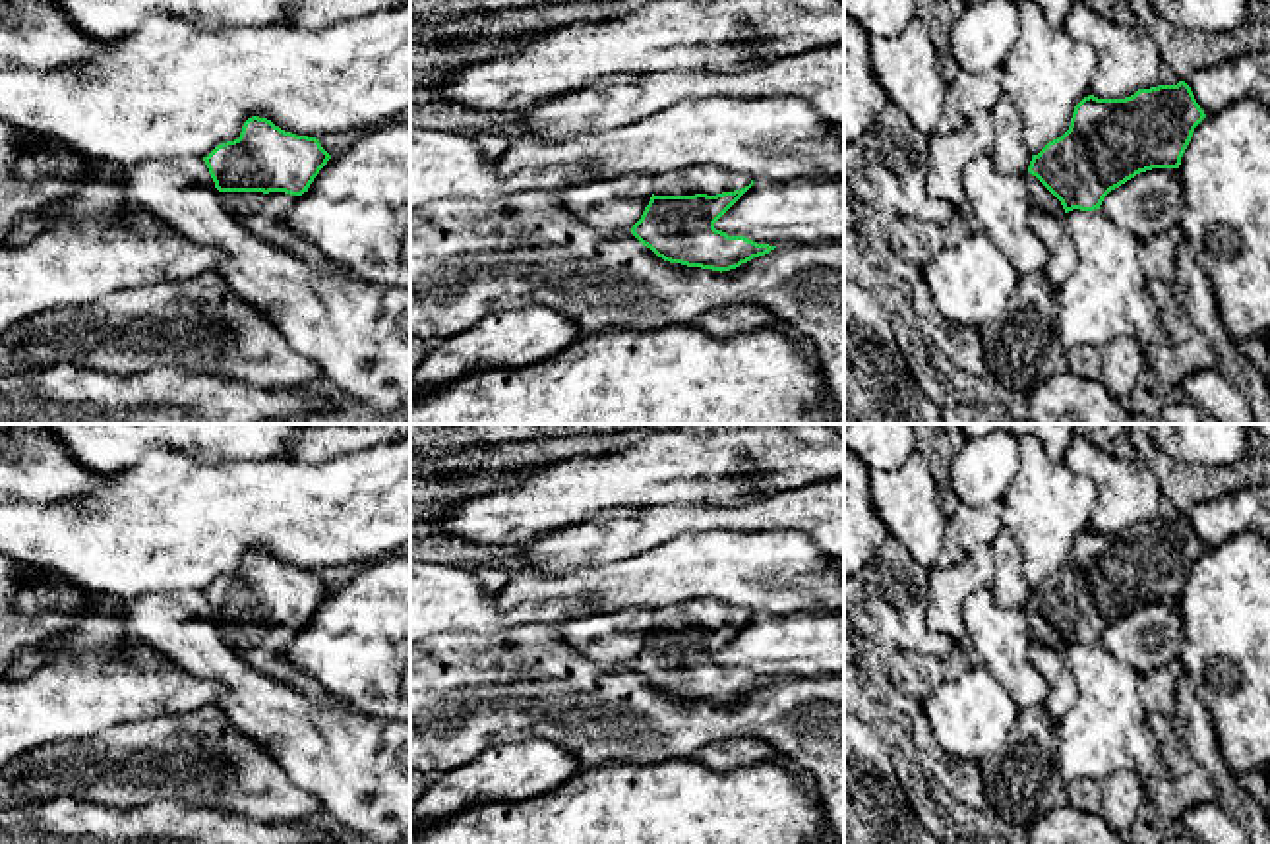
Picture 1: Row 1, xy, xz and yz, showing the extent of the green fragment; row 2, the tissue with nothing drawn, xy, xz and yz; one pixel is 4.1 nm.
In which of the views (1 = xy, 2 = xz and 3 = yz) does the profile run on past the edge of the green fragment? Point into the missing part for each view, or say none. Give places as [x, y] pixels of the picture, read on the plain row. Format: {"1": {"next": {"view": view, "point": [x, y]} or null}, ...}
{"1": {"next": {"view": "xy", "point": [262, 647]}}, "2": {"next": {"view": "xz", "point": [699, 612]}}, "3": {"next": {"view": "yz", "point": [1040, 632]}}}

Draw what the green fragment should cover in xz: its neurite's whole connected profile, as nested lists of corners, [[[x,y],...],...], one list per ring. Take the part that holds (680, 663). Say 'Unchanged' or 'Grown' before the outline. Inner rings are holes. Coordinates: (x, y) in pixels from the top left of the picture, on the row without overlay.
Grown. [[[693,598],[652,612],[652,631],[631,668],[670,697],[730,705],[776,679],[728,670],[714,656],[755,616],[714,598]]]

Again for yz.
Grown. [[[1185,515],[1138,523],[1125,532],[1084,530],[1073,546],[1069,563],[1032,588],[1024,606],[1030,643],[1067,648],[1073,643],[1100,643],[1104,631],[1152,602],[1179,602],[1194,561],[1206,552]]]

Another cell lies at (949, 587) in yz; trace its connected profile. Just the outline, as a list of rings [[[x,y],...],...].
[[[991,544],[978,546],[970,556],[947,569],[929,571],[929,598],[925,625],[947,635],[954,647],[968,643],[962,625],[962,602],[980,588],[989,588],[995,567]]]

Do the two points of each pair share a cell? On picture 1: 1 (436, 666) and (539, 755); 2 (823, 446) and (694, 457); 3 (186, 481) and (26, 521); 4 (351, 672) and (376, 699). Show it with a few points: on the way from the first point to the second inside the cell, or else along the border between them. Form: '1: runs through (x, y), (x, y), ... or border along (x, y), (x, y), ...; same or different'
1: border along (568, 750), (525, 738), (479, 753); different
2: runs through (790, 448), (748, 450), (740, 457), (726, 457); same
3: runs through (146, 521), (66, 523); same
4: runs through (357, 678), (372, 693); same

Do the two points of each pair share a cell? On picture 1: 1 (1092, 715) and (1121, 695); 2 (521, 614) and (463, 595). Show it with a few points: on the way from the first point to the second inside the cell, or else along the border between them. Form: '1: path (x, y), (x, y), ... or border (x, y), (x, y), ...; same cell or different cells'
1: path (1100, 715), (1114, 703); same cell
2: path (508, 616), (484, 616), (477, 608); same cell

